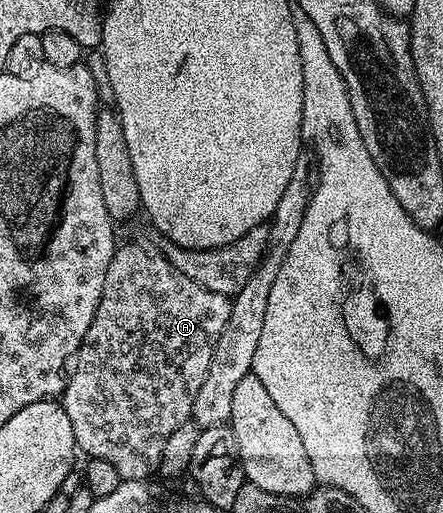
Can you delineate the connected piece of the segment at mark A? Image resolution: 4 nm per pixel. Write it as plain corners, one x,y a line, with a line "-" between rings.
118,244
113,250
113,258
107,267
107,279
103,283
103,295
99,299
95,319
91,319
91,327
77,349
71,372
65,383
63,404
67,411
67,419
71,419
71,431
77,440
76,448
80,452
82,449
86,458
107,459
107,463
112,463
115,471
119,471
122,481
145,481
152,473
156,474
161,468
161,456
167,447
167,439
171,439
175,429
188,422
193,416
195,395
199,395
199,387
203,387
203,379
207,379
207,367
211,367
211,355
215,355
215,343
219,343
219,335
223,335
223,327
227,327
232,306
232,300
226,294
212,293
199,283
195,283
195,279
187,279
187,275
180,273
169,262
164,252
152,253
145,245

